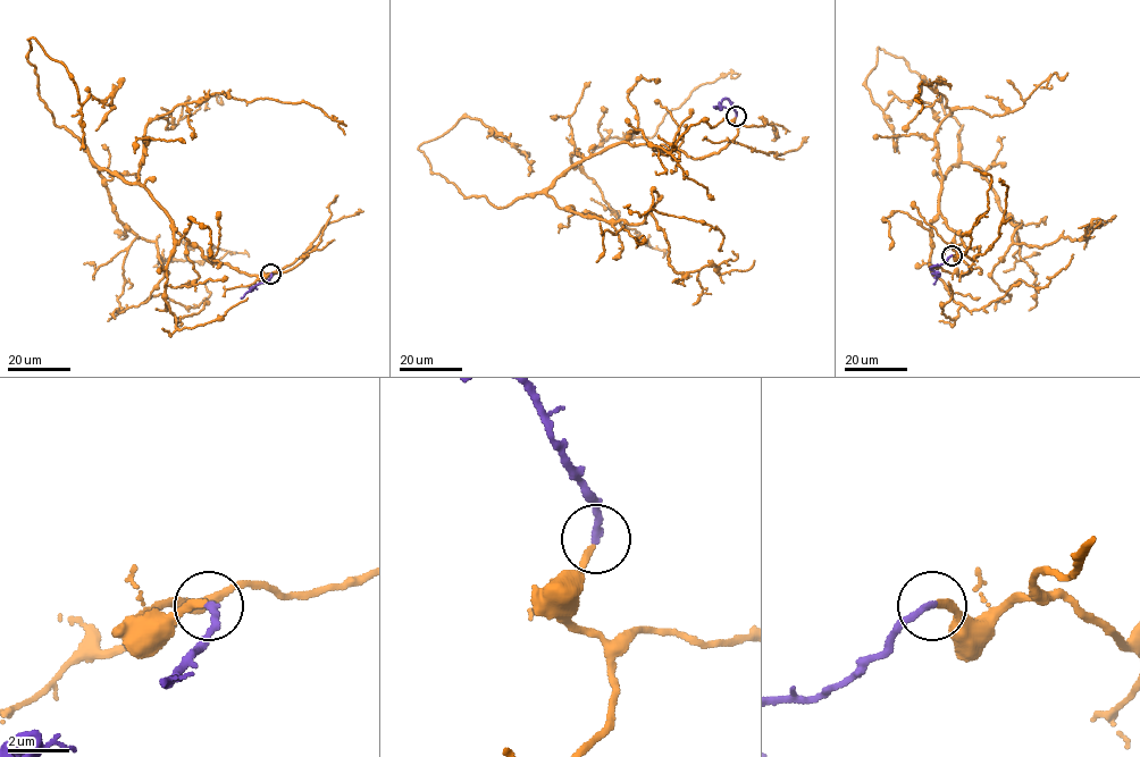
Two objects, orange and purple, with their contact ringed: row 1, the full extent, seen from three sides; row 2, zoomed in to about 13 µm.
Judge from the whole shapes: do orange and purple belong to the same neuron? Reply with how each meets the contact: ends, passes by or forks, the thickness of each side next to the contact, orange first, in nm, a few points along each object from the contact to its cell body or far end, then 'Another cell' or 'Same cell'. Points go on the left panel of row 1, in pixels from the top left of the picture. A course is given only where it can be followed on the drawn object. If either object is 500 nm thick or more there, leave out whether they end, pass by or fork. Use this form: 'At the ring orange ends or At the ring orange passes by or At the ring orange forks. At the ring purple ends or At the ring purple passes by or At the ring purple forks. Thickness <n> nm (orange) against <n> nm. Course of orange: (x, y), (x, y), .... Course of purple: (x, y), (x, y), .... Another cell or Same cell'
At the ring orange ends. At the ring purple ends. Thickness 240 nm (orange) against 240 nm. Course of orange: (270, 274), (210, 262), (145, 188), (94, 162), (40, 98), (31, 38), (82, 104), (109, 97), (95, 131). Course of purple: (270, 274), (268, 280), (259, 283), (241, 299). Same cell

